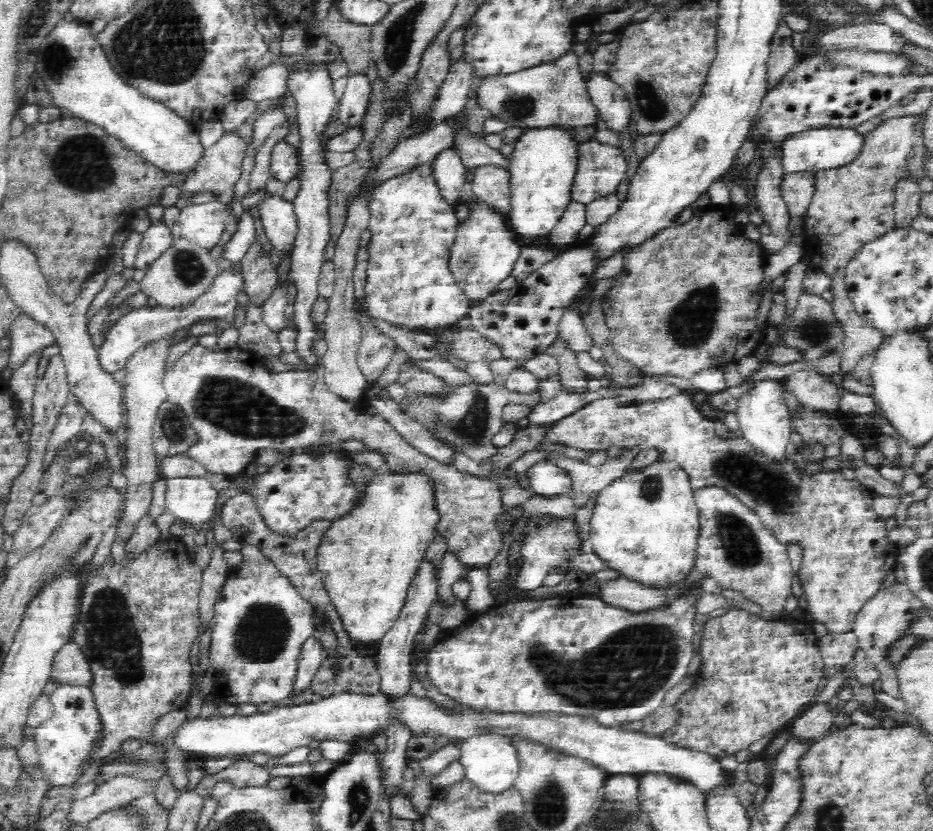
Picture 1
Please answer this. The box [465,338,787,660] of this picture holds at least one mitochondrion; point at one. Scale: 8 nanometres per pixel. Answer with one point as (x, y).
(742, 548)

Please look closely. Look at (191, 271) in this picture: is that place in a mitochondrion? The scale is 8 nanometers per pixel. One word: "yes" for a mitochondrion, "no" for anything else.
yes

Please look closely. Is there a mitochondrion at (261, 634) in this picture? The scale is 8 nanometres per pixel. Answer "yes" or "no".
yes

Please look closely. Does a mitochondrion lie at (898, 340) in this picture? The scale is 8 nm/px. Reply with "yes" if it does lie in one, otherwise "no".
no

